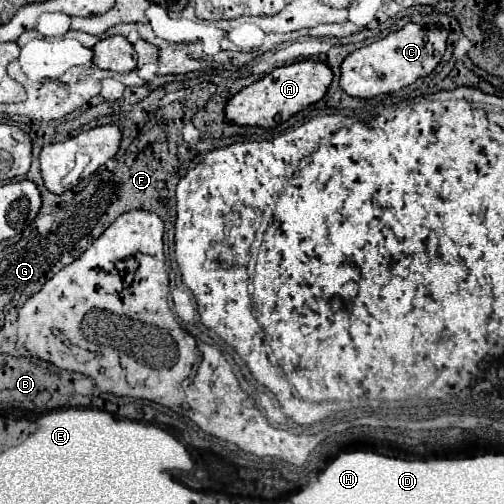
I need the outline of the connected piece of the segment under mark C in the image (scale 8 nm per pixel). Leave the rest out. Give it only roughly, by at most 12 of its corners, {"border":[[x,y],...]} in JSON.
{"border":[[407,23],[341,63],[359,99],[399,91],[443,59],[447,29]]}

